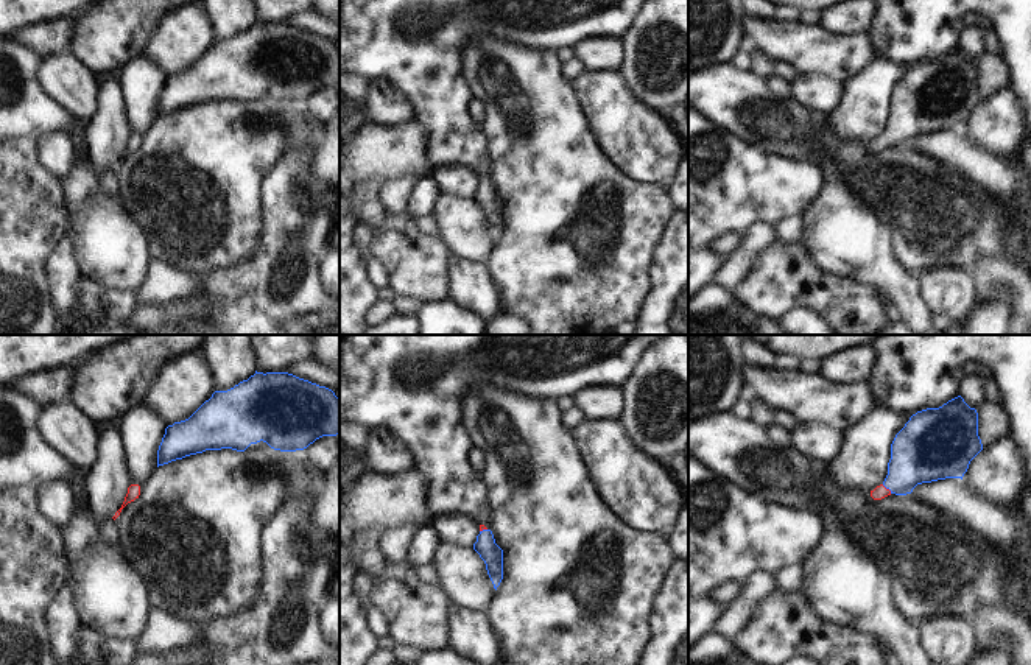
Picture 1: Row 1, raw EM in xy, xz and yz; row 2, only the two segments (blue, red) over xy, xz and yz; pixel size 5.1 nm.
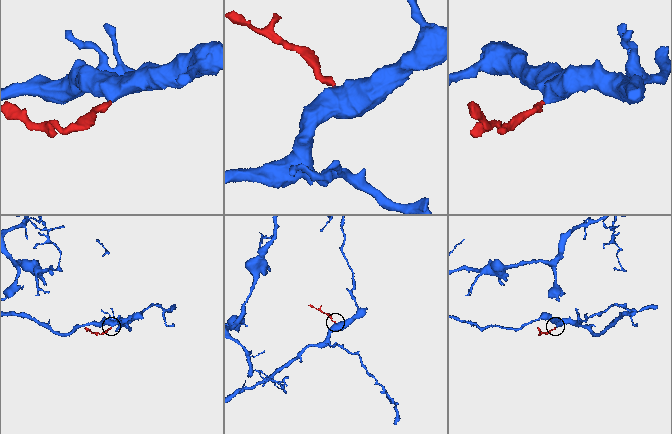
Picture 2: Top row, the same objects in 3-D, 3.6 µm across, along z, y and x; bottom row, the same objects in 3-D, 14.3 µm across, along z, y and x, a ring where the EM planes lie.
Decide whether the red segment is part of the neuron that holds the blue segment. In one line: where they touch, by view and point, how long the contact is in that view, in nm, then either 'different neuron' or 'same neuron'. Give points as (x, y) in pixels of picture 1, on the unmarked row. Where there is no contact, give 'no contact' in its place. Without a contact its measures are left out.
meets blue in yz at (886, 139); contact 70 nm long; same neuron

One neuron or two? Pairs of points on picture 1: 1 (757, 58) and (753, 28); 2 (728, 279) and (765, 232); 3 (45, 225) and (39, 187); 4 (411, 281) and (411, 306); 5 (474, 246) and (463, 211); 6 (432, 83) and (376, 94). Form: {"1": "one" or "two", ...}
{"1": "two", "2": "one", "3": "one", "4": "two", "5": "one", "6": "two"}

